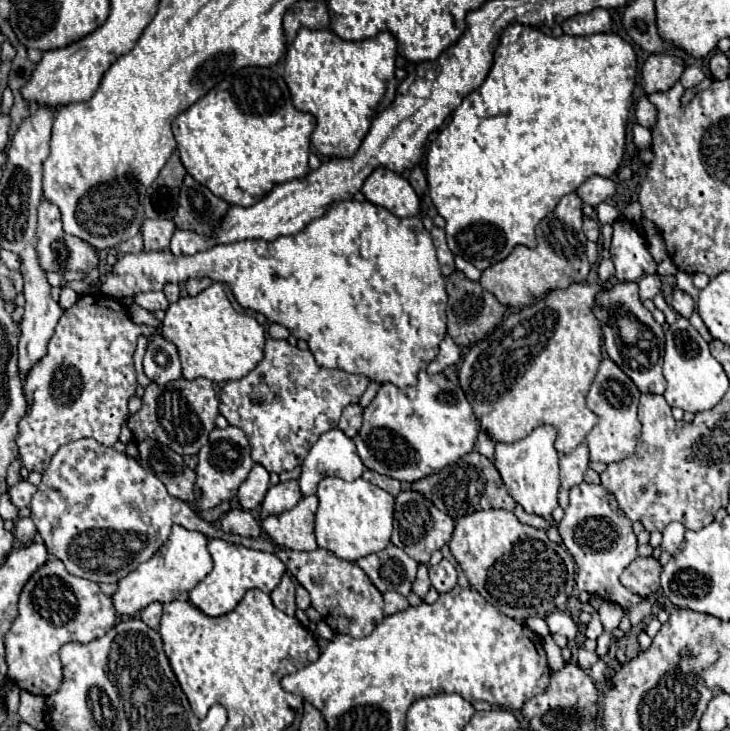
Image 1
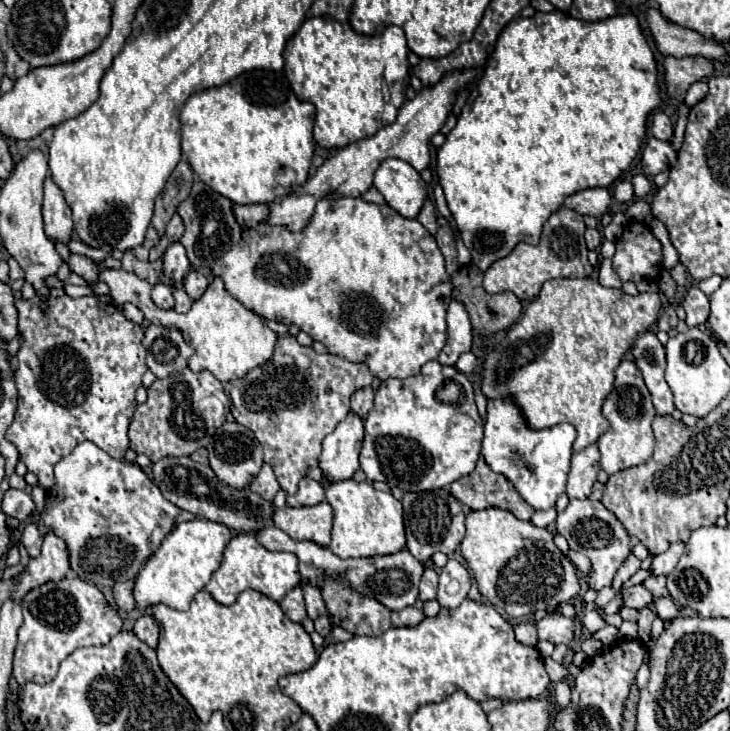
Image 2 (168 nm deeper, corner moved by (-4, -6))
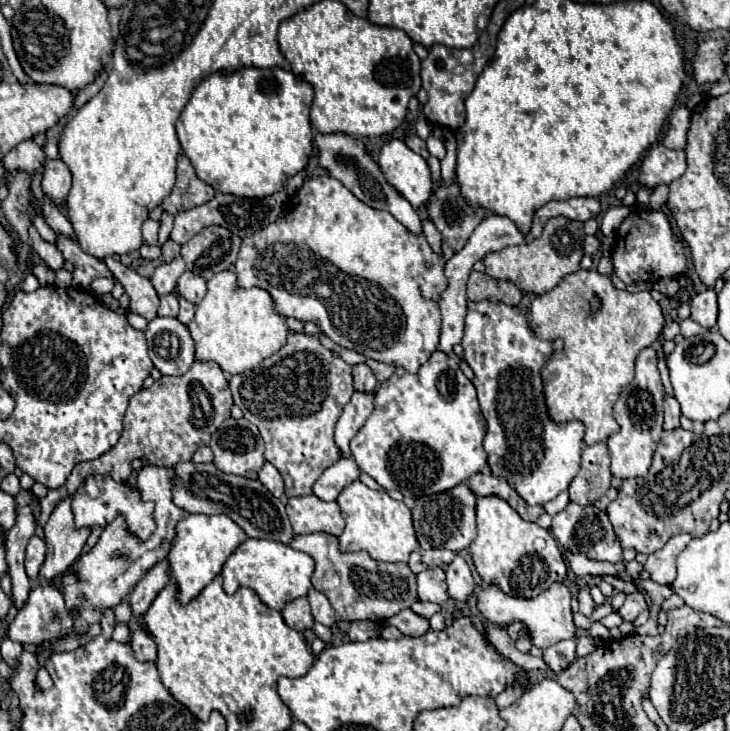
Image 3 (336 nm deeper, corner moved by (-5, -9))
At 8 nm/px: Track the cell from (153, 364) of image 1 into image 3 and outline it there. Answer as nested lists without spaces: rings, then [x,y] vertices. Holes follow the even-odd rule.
[[[156,317],[146,327],[152,363],[162,375],[184,375],[194,363],[194,339],[178,319]]]

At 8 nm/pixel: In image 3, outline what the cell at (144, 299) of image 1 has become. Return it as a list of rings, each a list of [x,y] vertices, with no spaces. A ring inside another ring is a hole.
[[[172,293],[160,297],[158,315],[160,315],[160,317],[176,317],[176,315],[178,315],[178,297],[172,295]]]

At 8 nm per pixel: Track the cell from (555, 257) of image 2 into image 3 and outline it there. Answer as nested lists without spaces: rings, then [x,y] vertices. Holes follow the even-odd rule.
[[[552,217],[546,221],[544,231],[538,239],[526,243],[526,245],[508,245],[500,251],[490,251],[484,257],[486,273],[496,279],[510,279],[518,285],[518,289],[526,293],[542,295],[556,287],[566,275],[576,273],[580,269],[580,259],[584,243],[584,227],[580,221],[570,221],[566,217]]]

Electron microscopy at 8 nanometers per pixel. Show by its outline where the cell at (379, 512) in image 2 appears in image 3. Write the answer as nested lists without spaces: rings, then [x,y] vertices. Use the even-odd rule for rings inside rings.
[[[362,481],[348,485],[336,501],[346,519],[344,533],[338,537],[340,551],[368,551],[376,561],[408,563],[410,553],[418,547],[418,539],[412,525],[412,513],[402,501],[392,499],[388,493],[372,491]]]

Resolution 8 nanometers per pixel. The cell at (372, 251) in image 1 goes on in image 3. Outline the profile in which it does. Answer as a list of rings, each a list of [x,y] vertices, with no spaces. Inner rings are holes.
[[[322,175],[322,177],[312,177],[308,181],[304,181],[304,185],[290,197],[286,211],[278,217],[278,221],[270,223],[266,229],[260,229],[258,233],[244,237],[242,239],[242,247],[238,253],[238,261],[234,265],[236,275],[238,275],[238,285],[240,287],[262,287],[266,289],[272,299],[274,299],[274,309],[276,313],[284,315],[284,317],[296,317],[300,321],[312,321],[316,323],[324,335],[328,335],[332,341],[336,341],[342,347],[348,349],[356,349],[358,353],[376,359],[376,361],[384,361],[390,363],[394,367],[404,367],[410,373],[416,373],[418,367],[422,363],[428,361],[428,357],[438,349],[438,335],[440,335],[440,313],[438,313],[438,295],[446,289],[448,281],[444,277],[444,267],[440,257],[430,249],[428,241],[424,235],[412,235],[402,223],[398,223],[390,213],[386,211],[378,211],[368,207],[366,203],[362,203],[360,199],[356,199],[338,179]]]

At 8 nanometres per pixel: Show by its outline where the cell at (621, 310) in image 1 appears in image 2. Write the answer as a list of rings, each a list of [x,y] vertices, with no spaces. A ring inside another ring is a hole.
[[[653,330],[641,332],[631,346],[631,356],[633,356],[635,366],[643,374],[643,380],[651,392],[653,406],[655,406],[657,414],[671,414],[675,410],[673,394],[663,378],[665,346],[657,340],[657,334]]]

